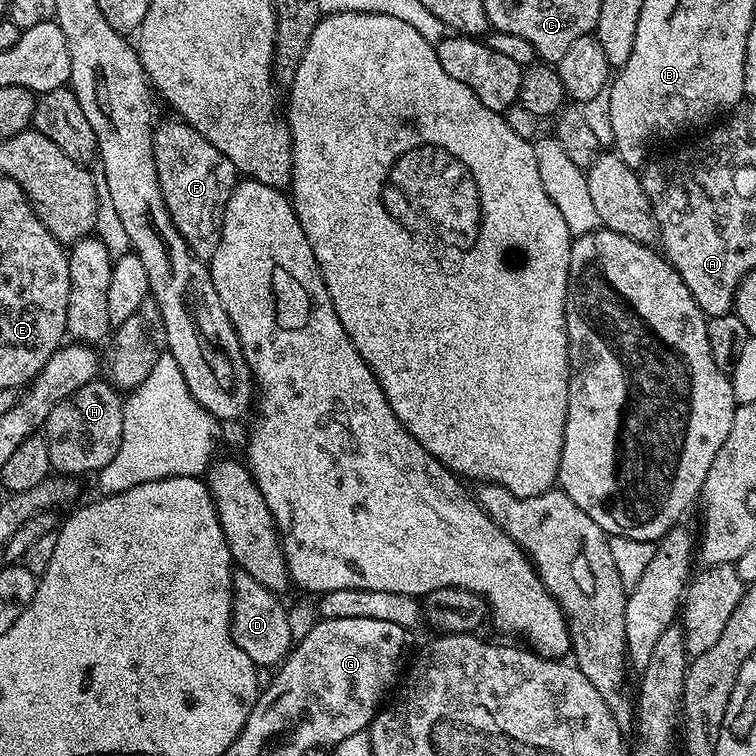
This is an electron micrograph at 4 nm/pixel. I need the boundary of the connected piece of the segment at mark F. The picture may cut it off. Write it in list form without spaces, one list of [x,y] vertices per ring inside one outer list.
[[[171,119],[165,124],[157,123],[152,134],[158,186],[178,234],[188,243],[194,256],[208,262],[220,241],[226,202],[236,188],[238,173],[234,162],[230,162],[222,150],[214,150],[214,146],[210,146],[210,142],[189,124]]]

